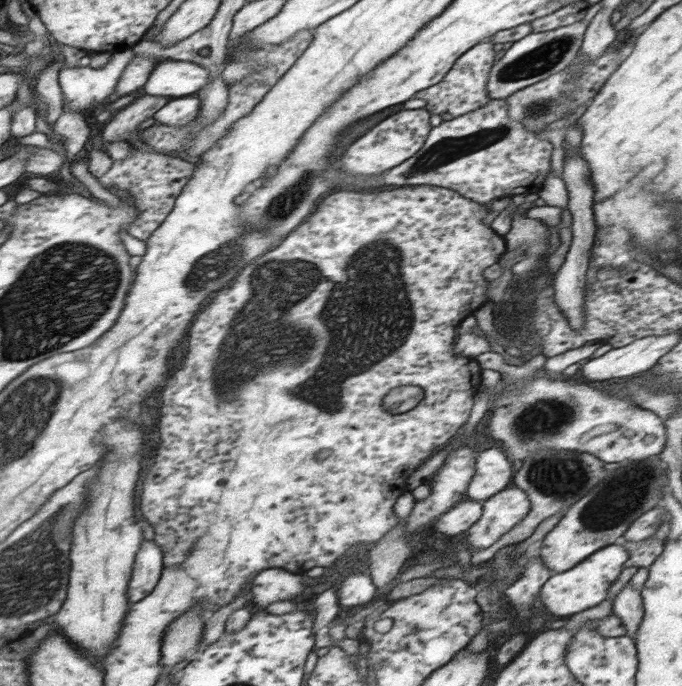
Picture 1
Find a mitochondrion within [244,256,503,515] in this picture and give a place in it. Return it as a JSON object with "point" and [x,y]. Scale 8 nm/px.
{"point":[330,404]}

